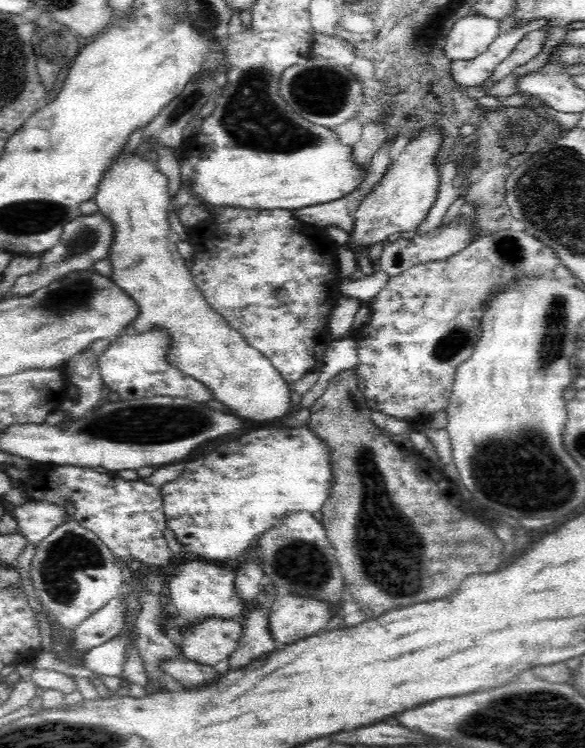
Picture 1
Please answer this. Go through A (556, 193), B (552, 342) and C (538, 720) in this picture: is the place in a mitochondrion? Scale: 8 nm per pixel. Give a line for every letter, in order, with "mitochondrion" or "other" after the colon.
A: mitochondrion
B: mitochondrion
C: mitochondrion

